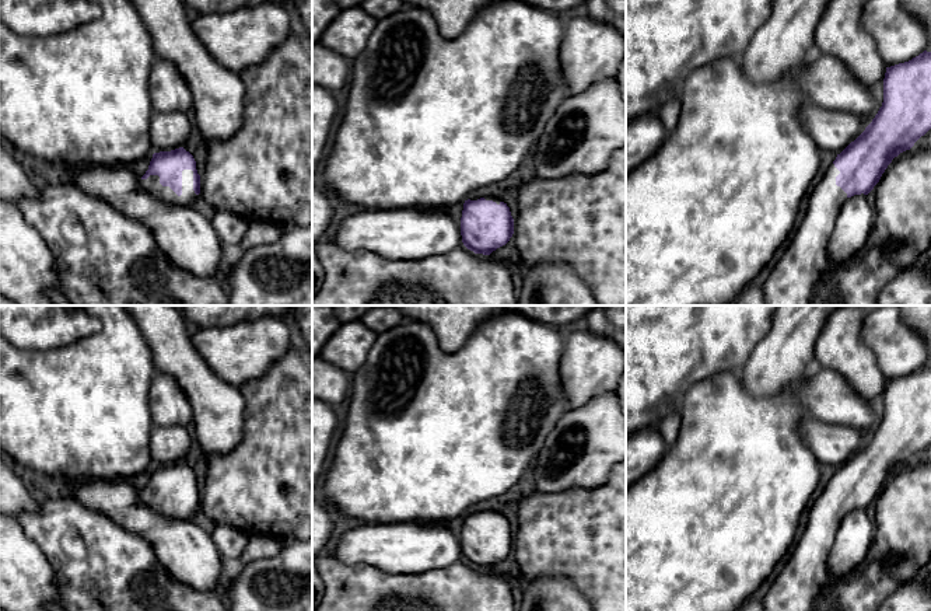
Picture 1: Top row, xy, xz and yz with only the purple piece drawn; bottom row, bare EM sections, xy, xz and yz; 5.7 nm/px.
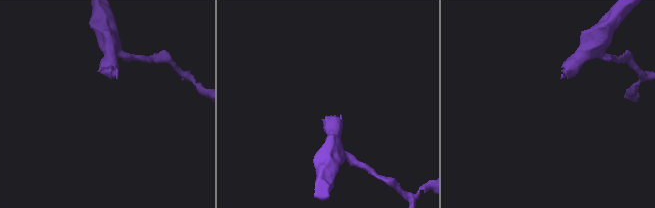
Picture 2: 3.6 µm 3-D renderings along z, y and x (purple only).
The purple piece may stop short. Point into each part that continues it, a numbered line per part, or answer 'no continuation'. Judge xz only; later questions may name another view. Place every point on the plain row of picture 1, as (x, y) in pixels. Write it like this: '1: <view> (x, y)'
1: xz (458, 587)

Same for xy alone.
1: xy (188, 512)

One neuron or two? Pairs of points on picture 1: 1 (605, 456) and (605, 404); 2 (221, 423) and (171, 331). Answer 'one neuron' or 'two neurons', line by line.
1: one neuron
2: one neuron

